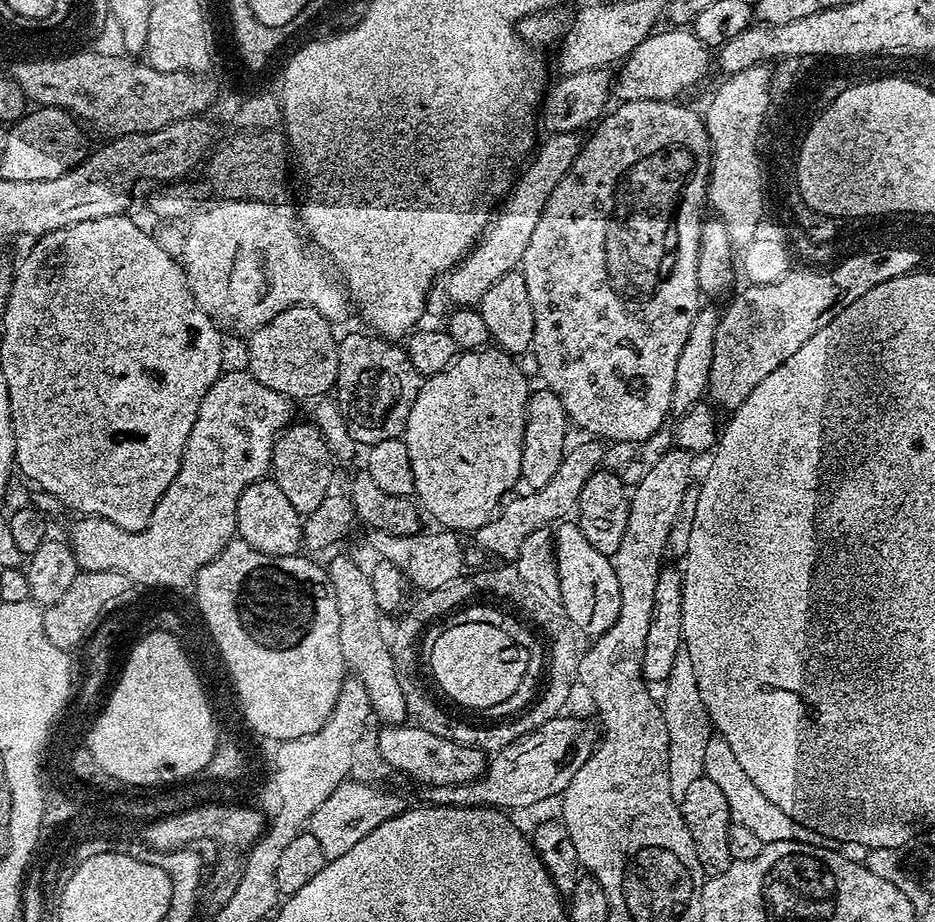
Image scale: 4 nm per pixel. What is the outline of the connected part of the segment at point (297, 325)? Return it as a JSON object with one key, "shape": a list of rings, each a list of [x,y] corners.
{"shape":[[[304,304],[282,310],[278,318],[251,333],[247,367],[252,377],[296,402],[327,397],[336,386],[340,353],[338,336],[332,333],[332,328],[333,321]]]}

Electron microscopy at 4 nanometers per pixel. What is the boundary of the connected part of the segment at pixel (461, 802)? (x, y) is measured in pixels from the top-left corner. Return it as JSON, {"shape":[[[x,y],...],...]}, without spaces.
{"shape":[[[569,714],[555,716],[515,744],[506,746],[487,761],[484,775],[465,784],[433,787],[431,803],[453,808],[495,806],[500,810],[528,808],[540,804],[551,796],[559,797],[570,786],[570,778],[582,770],[585,754],[591,753],[594,740],[580,736],[580,724]]]}

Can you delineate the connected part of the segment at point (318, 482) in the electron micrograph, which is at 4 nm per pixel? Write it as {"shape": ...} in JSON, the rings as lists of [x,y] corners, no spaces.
{"shape":[[[293,422],[276,438],[270,476],[276,481],[278,490],[286,494],[290,506],[294,506],[301,517],[306,517],[322,506],[322,498],[330,495],[331,488],[328,487],[332,484],[332,462],[333,453],[328,451],[328,443],[323,440],[319,429],[312,422]]]}

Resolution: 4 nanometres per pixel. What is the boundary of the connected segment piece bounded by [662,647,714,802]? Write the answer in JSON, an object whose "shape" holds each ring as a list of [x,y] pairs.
{"shape":[[[680,647],[678,656],[674,658],[674,670],[670,670],[663,688],[662,707],[668,727],[670,790],[673,798],[679,802],[688,787],[693,782],[698,782],[698,778],[704,775],[706,742],[714,734],[712,719],[708,717],[708,711],[702,702],[702,694],[698,694],[698,678],[694,678],[694,662],[690,662],[690,654],[683,647]]]}

